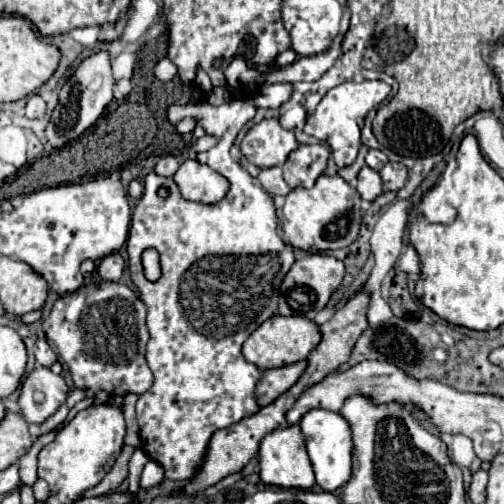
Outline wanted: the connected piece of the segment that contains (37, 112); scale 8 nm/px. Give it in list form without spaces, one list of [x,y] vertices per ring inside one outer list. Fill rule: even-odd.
[[[35,93],[35,95],[31,95],[31,97],[27,99],[25,111],[27,111],[27,117],[29,117],[29,119],[43,117],[43,115],[45,115],[45,101]]]

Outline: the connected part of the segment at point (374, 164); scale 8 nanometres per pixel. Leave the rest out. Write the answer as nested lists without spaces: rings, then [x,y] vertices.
[[[369,149],[369,153],[367,153],[365,161],[367,161],[367,165],[369,165],[371,169],[381,171],[381,169],[383,169],[383,165],[385,165],[389,160],[387,155],[385,155],[385,153],[381,153],[379,149]]]

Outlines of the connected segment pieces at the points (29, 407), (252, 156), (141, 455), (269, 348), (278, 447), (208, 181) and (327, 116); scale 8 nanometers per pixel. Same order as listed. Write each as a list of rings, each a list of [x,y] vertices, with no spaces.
[[[37,367],[31,375],[27,375],[21,387],[21,415],[27,423],[41,425],[59,409],[59,405],[67,399],[67,393],[69,387],[63,377],[55,375],[47,367]]]
[[[263,119],[261,123],[255,123],[241,141],[241,153],[259,169],[283,165],[289,153],[297,147],[299,143],[293,131],[283,129],[277,119]]]
[[[141,447],[135,449],[135,453],[133,453],[131,461],[129,461],[129,477],[127,477],[129,489],[127,489],[127,493],[135,495],[139,491],[139,477],[141,477],[141,471],[143,471],[147,461],[149,461],[149,457],[145,455],[145,451]]]
[[[275,315],[261,323],[249,339],[243,343],[243,357],[249,363],[255,363],[259,369],[273,369],[273,367],[285,367],[291,363],[297,363],[301,359],[307,359],[309,351],[317,347],[321,341],[321,331],[315,325],[315,321],[301,317],[301,315],[291,315],[291,317],[281,317]]]
[[[291,425],[287,429],[279,427],[261,441],[259,467],[261,467],[261,471],[259,471],[261,481],[267,485],[277,485],[277,487],[285,487],[285,489],[291,489],[291,487],[311,489],[315,485],[311,461],[309,461],[309,455],[305,451],[305,439],[303,439],[299,425]]]
[[[187,159],[173,175],[173,181],[187,201],[219,203],[227,193],[227,179],[195,159]]]
[[[345,81],[325,93],[315,113],[307,117],[305,133],[317,137],[319,141],[325,141],[333,149],[333,159],[339,169],[349,167],[355,163],[355,157],[361,147],[361,127],[365,115],[373,107],[383,103],[389,93],[391,93],[391,85],[387,85],[385,81],[363,81],[363,83]]]

